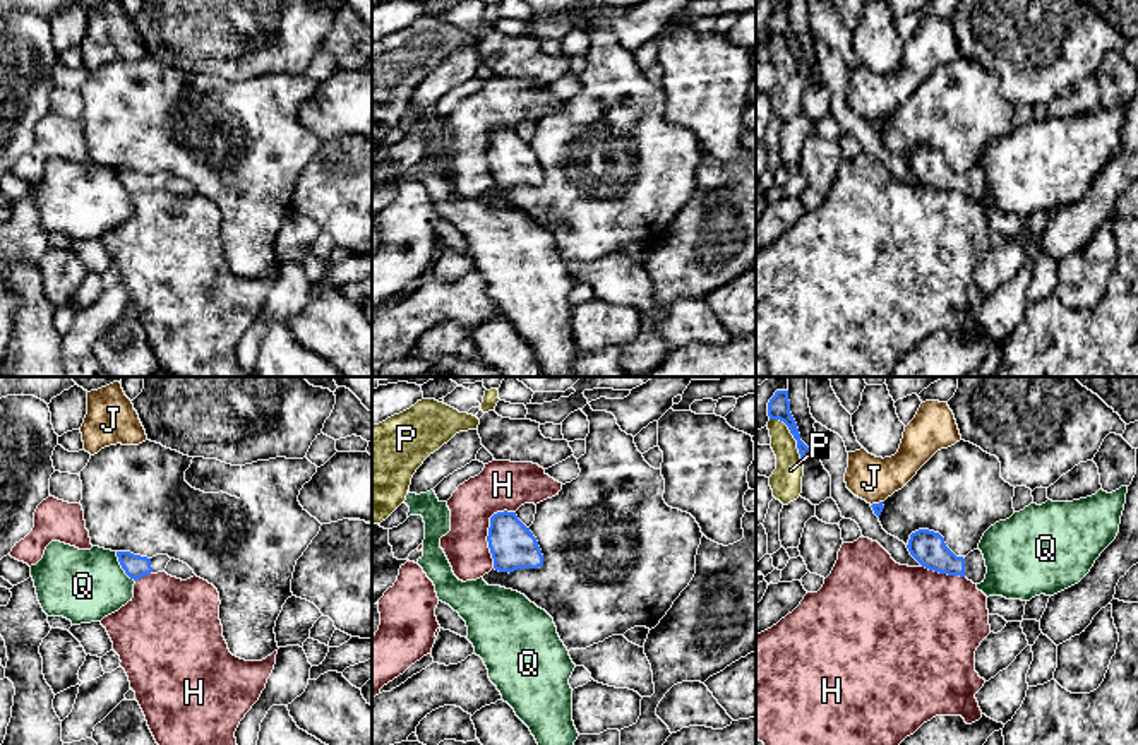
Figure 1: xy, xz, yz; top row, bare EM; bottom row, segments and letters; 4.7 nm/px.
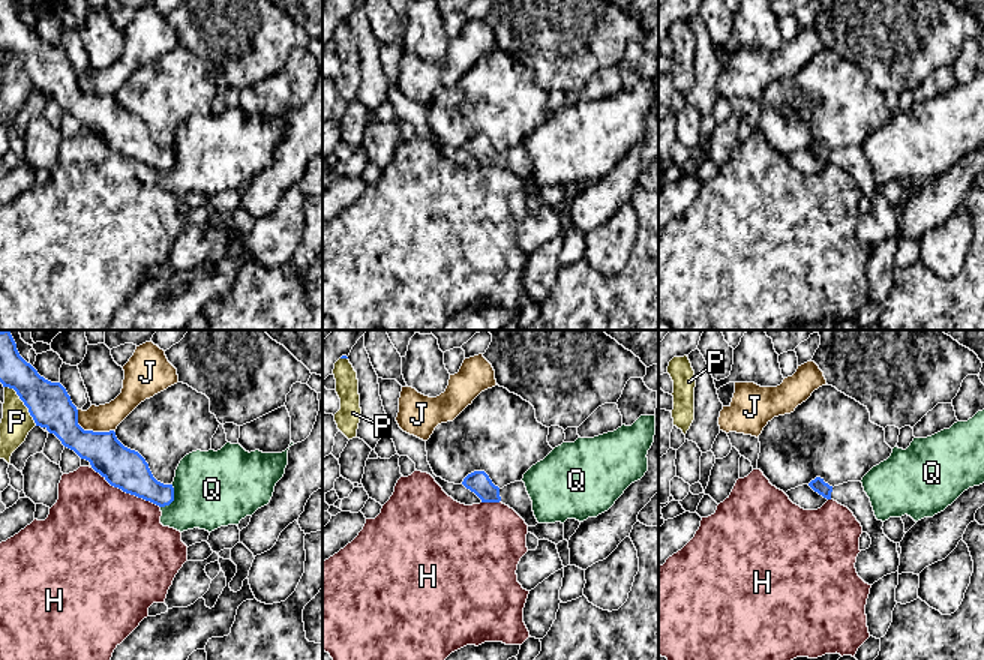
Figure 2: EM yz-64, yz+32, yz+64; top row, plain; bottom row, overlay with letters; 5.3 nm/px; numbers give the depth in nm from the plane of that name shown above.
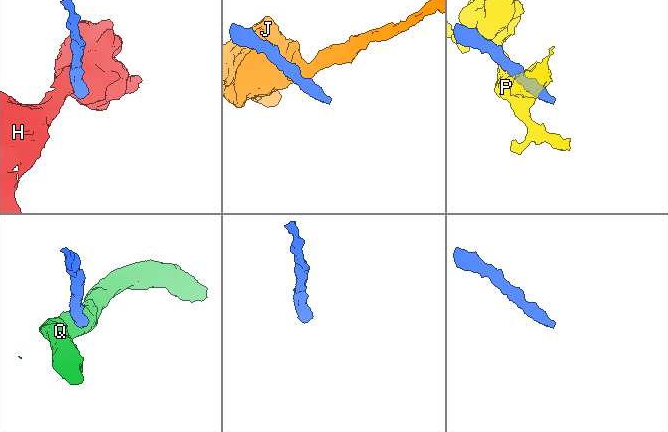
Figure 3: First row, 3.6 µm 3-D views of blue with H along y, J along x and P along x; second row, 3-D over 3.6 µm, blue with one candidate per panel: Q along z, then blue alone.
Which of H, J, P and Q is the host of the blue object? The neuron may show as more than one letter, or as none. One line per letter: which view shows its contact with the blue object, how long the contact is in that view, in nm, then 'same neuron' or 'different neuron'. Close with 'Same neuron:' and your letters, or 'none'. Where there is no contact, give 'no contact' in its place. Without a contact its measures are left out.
H: xz | 300 nm | different neuron
J: yz | 60 nm | different neuron
P: yz | 260 nm | different neuron
Q: xy | 170 nm | different neuron
Same neuron: none

